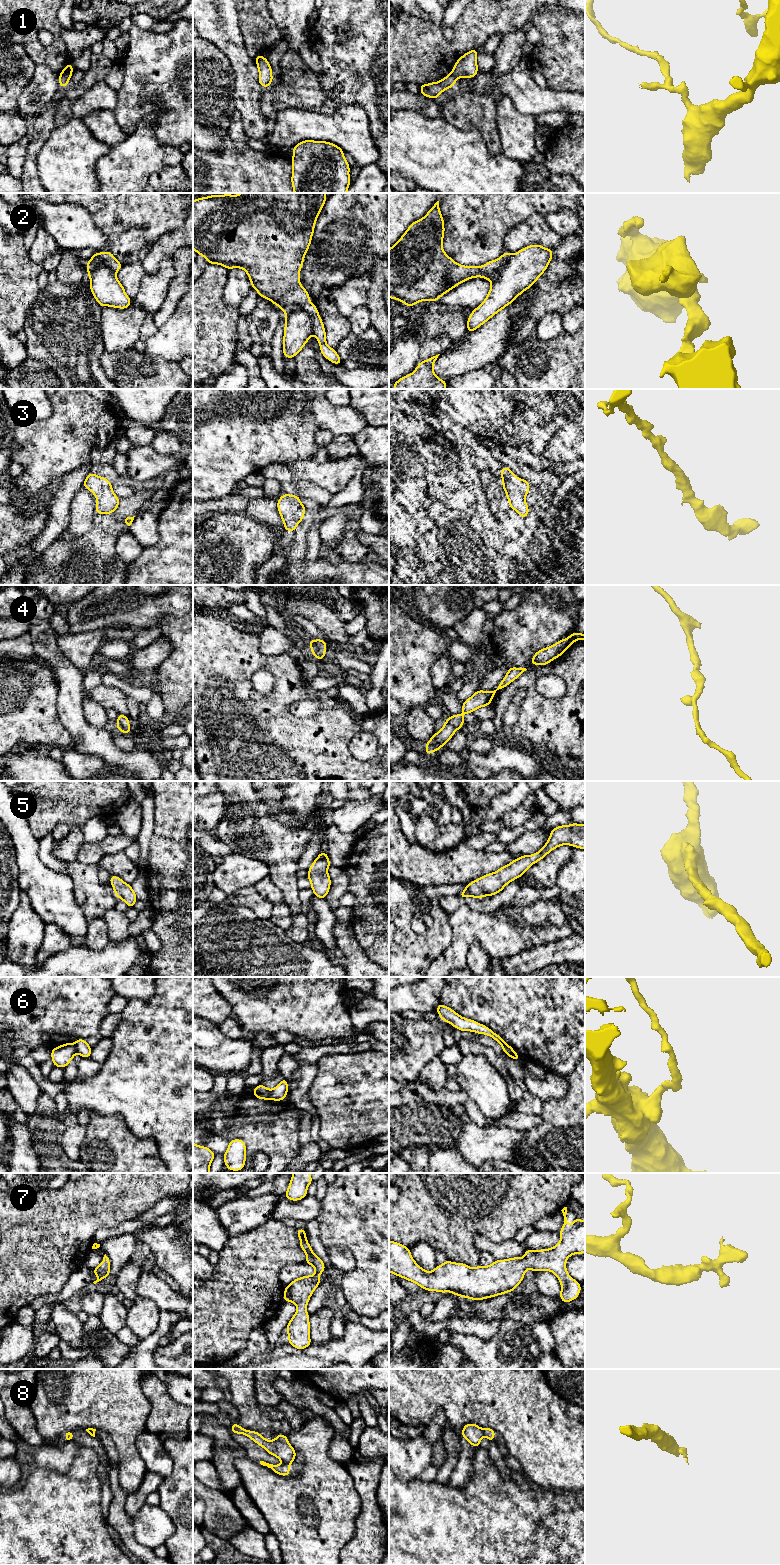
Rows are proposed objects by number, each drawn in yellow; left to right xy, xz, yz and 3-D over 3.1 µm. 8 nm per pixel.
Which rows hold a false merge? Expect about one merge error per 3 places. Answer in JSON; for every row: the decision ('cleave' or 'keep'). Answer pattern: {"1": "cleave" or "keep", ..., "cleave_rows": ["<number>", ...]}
{"1": "cleave", "2": "cleave", "3": "keep", "4": "keep", "5": "keep", "6": "cleave", "7": "keep", "8": "cleave", "cleave_rows": ["1", "2", "6", "8"]}

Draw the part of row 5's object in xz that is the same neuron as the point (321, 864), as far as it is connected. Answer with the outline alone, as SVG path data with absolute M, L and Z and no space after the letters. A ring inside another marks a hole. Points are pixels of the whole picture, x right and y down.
M327 851L320 852L318 857L310 865L307 878L311 883L311 889L314 896L325 899L331 886L331 878L327 873L328 868L331 866Z

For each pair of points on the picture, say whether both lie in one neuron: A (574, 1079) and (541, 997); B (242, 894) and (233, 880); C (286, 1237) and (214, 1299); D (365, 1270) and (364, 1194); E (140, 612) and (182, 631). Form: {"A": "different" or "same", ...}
{"A": "different", "B": "different", "C": "same", "D": "same", "E": "different"}

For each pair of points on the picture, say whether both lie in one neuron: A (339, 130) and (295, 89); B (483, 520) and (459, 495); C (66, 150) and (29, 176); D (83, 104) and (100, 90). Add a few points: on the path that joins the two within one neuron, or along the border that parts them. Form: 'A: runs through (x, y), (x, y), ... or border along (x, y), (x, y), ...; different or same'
A: border along (338, 105), (329, 114), (302, 110), (298, 107); different
B: border along (463, 483), (474, 495), (475, 504); different
C: border along (36, 154), (37, 172), (41, 182); different
D: runs through (87, 103), (96, 94); same

